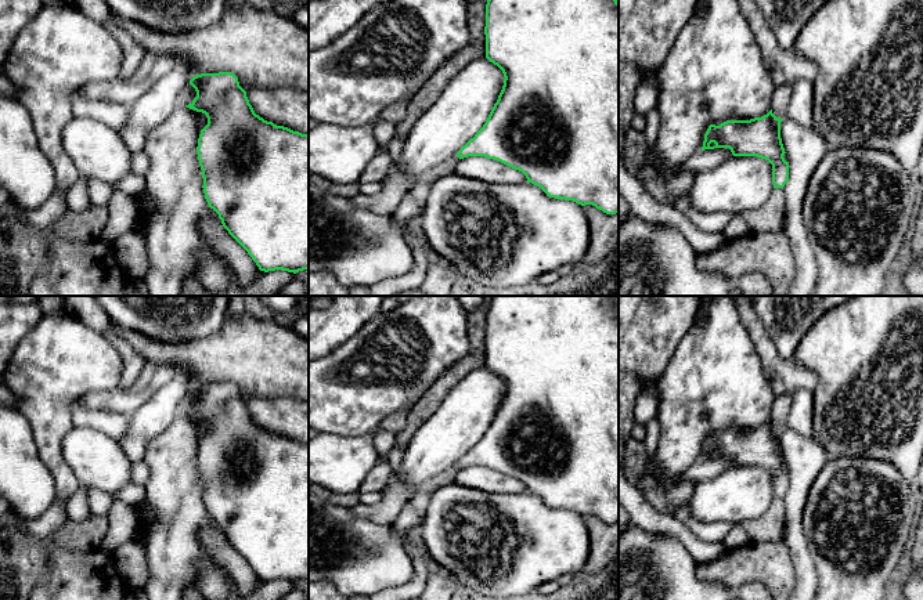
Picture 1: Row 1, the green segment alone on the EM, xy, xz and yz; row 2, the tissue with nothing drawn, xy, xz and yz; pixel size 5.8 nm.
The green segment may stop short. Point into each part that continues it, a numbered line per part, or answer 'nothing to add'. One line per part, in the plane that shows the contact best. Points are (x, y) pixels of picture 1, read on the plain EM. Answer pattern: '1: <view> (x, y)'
1: xz (449, 476)

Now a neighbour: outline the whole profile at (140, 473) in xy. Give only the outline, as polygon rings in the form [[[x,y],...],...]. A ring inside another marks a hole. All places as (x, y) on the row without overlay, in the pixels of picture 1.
[[[144,460],[131,465],[131,482],[136,485],[145,485],[149,478],[149,469]]]

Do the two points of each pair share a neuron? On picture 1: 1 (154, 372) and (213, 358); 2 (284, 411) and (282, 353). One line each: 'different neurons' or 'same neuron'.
1: different neurons
2: different neurons

